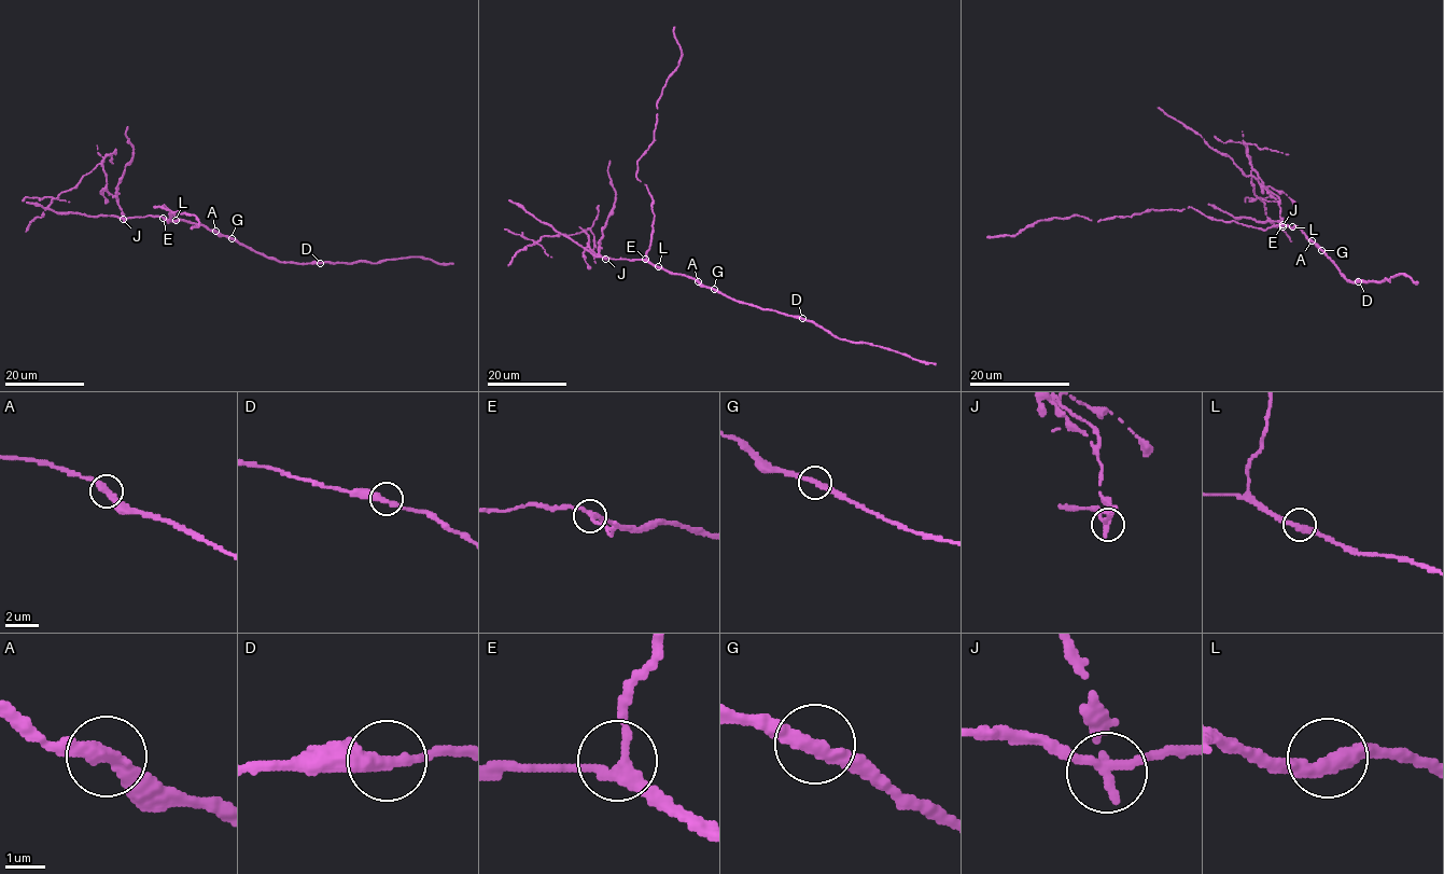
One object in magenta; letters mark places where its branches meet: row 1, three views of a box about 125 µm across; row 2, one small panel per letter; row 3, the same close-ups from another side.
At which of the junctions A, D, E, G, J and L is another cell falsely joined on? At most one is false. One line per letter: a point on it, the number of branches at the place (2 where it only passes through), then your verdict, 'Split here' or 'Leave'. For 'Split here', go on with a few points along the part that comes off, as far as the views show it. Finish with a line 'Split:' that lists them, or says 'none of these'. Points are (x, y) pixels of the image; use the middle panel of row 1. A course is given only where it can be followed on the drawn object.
A: Place: (698, 281). Branches: 2. Leave
D: Place: (802, 318). Branches: 2. Leave
E: Place: (645, 259). Branches: 3. Leave
G: Place: (714, 289). Branches: 2. Leave
J: Place: (605, 259). Branches: 3. Split here. Course of the part to remove: (606, 259), (589, 247), (588, 235), (583, 231), (543, 236), (517, 251), (508, 265)
L: Place: (658, 266). Branches: 2. Leave
Split: J

